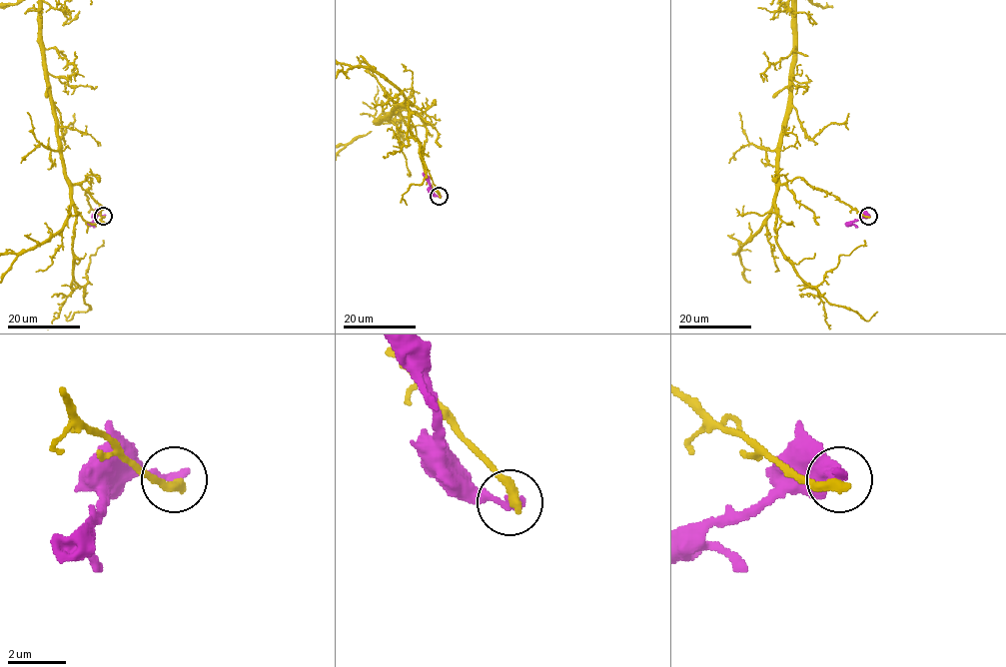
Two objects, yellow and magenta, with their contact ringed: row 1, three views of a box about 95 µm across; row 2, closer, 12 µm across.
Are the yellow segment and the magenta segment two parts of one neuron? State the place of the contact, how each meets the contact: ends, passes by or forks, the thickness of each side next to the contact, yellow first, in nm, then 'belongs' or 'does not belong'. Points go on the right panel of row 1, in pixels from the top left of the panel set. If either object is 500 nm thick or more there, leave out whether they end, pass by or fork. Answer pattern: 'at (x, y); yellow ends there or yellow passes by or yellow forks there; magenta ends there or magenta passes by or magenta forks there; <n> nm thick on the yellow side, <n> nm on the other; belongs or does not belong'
at (868, 216); yellow ends there; magenta ends there; 380 nm thick on the yellow side, 320 nm on the other; does not belong

